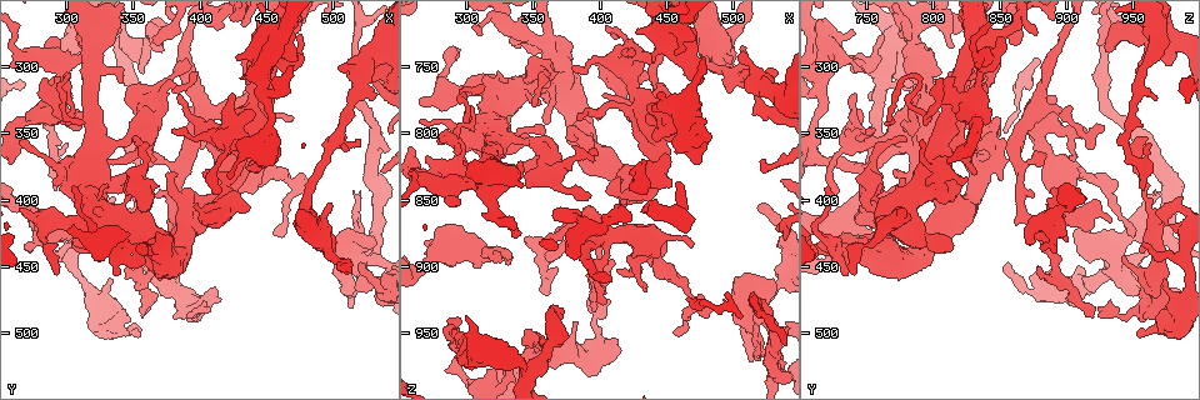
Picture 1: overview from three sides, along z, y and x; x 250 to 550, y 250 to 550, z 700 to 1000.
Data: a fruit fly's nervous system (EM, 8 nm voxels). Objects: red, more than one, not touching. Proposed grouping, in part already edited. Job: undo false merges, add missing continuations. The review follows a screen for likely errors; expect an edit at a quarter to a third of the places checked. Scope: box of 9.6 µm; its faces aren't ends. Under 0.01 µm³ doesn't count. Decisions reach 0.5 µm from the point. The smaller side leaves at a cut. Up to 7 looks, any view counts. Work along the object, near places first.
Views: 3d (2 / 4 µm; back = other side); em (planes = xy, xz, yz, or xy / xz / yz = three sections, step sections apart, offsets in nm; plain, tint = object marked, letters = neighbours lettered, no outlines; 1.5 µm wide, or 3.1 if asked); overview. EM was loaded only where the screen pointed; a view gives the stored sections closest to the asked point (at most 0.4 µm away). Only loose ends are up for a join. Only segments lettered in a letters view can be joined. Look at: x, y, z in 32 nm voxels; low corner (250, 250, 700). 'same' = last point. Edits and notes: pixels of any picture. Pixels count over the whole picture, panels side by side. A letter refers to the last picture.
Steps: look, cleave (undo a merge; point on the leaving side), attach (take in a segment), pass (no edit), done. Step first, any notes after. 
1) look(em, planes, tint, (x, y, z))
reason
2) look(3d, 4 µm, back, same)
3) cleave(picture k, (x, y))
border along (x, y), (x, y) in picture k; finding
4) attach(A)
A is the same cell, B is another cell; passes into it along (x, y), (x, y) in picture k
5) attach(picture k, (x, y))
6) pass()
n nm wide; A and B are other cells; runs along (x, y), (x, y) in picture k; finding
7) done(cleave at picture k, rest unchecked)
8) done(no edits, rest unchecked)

look(3d, 2 µm, back, (302, 334, 792))
sharp bend

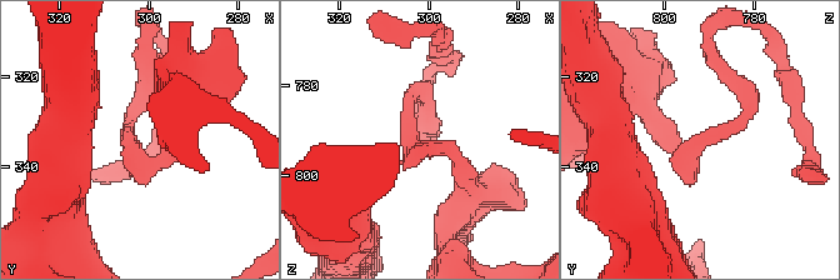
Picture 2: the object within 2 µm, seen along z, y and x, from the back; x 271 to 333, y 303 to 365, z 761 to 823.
look(em, planes, letters, (304, 337, 793))
need the tissue

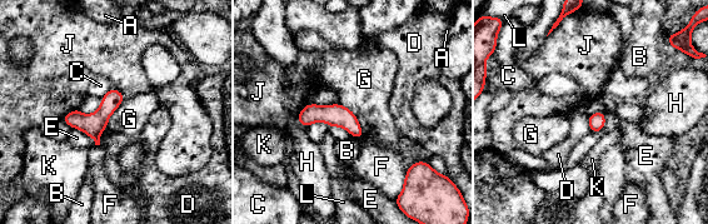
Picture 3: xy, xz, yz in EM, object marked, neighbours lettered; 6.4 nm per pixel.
pass()
140 nm wide; A, B, C, D, E, F, G, H, J, K and L are other cells; runs along (302, 120), (339, 115), (359, 134) in picture 3; one neuron here

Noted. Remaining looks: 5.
look(em, xz, step 8, letters, (306, 432, 898))
branch stops here

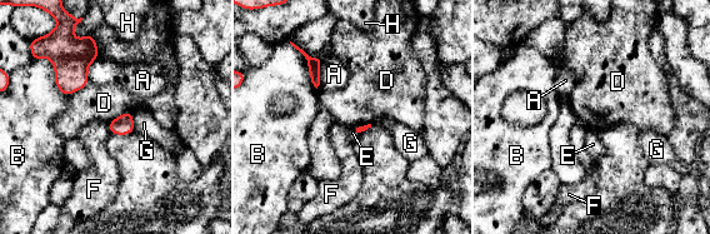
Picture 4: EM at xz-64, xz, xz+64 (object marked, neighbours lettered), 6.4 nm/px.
look(em, planes, letters, same)
another direction

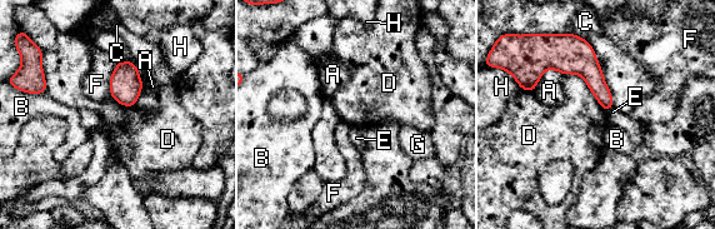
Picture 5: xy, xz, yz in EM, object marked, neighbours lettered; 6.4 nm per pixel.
pass()
A, B, C, D, E, F, G and H are other cells; border along (564, 74), (578, 74), (606, 111) in picture 5; no lettered segment goes on from it

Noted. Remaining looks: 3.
look(3d, 4 µm, (532, 432, 908))
an open end

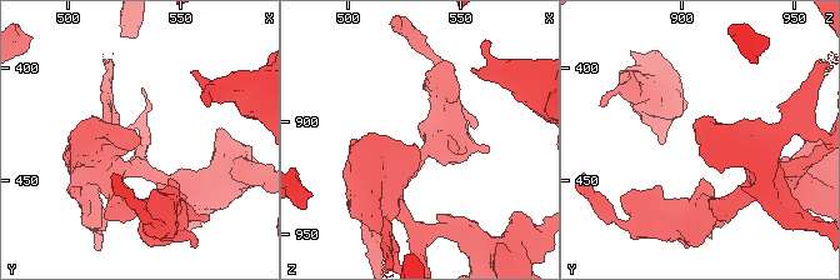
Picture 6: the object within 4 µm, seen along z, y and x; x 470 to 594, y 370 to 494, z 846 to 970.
look(em, planes, letters, (531, 433, 909))
need the tissue

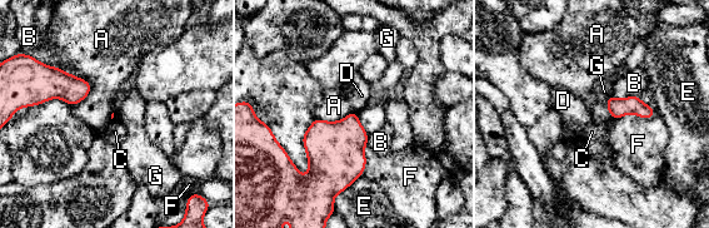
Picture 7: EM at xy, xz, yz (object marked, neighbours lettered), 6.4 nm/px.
pass()
A touches over 300 nm; A, B, C, D, E, F and G are other cells; border along (612, 94), (607, 109), (614, 119) in picture 7; none of them fits

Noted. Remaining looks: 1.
done(no edits, rest unchecked)

